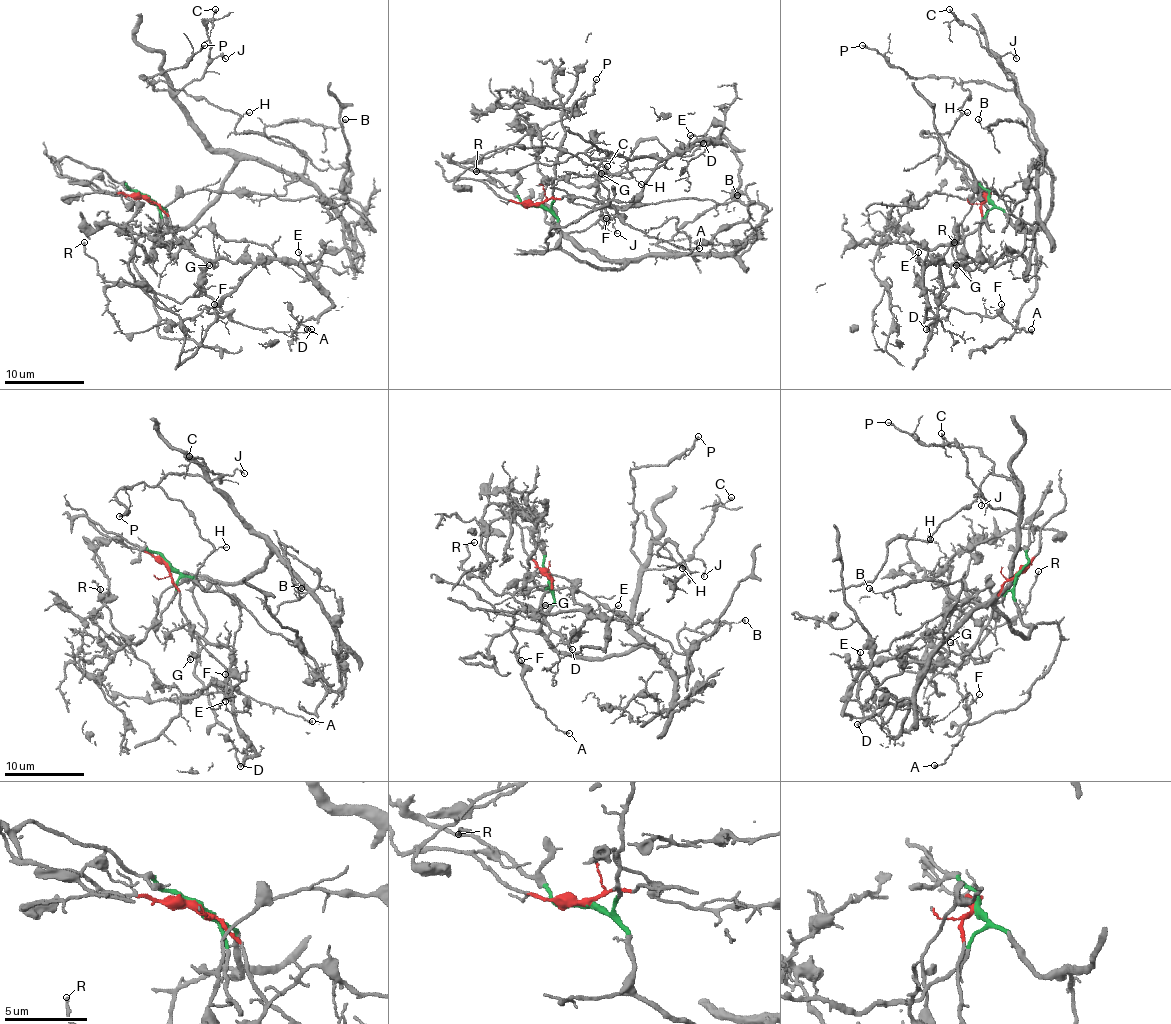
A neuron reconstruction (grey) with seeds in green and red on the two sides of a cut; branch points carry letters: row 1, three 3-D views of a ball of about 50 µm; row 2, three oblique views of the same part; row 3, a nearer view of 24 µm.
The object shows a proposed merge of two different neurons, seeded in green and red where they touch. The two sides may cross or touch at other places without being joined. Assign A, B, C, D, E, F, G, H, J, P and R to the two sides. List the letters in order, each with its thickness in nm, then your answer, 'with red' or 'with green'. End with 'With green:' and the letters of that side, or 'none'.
A: 170 nm | with red
B: 130 nm | with green
C: 140 nm | with green
D: 170 nm | with red
E: 60 nm | with red
F: 130 nm | with red
G: 170 nm | with red
H: 110 nm | with green
J: 110 nm | with green
P: 180 nm | with green
R: 150 nm | with red
With green: B, C, H, J, P

